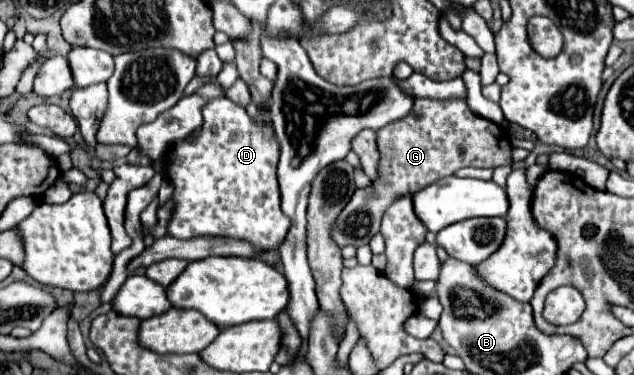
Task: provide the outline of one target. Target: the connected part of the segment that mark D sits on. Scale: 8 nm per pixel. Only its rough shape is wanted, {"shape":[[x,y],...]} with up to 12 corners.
{"shape":[[226,97],[176,141],[170,235],[274,251],[272,125]]}

